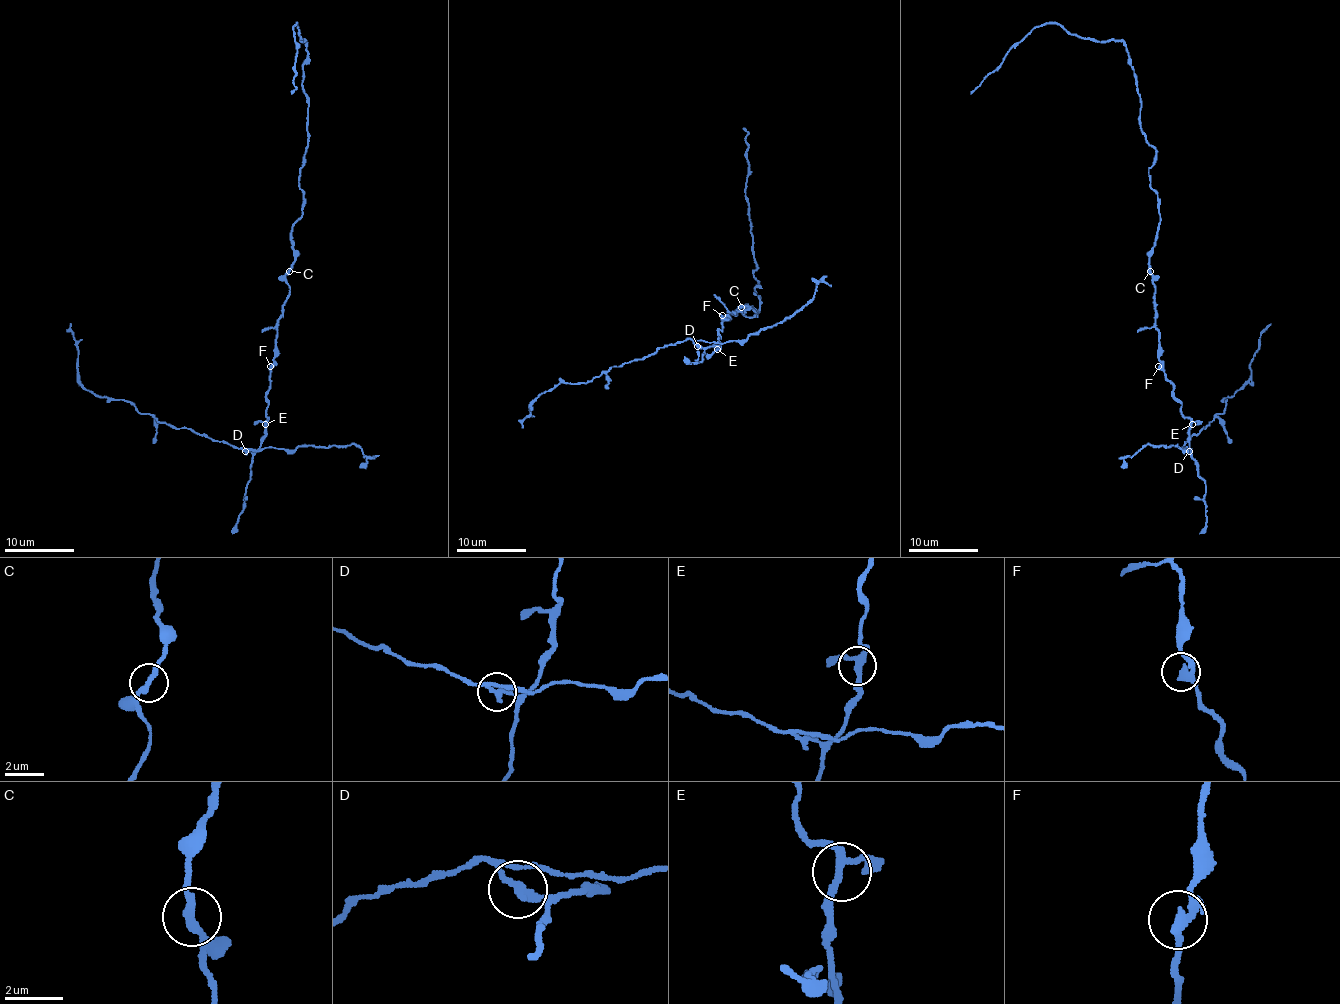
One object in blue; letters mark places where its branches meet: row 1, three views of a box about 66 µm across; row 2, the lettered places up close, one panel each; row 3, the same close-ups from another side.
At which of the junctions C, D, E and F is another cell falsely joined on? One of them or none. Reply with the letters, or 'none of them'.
D

